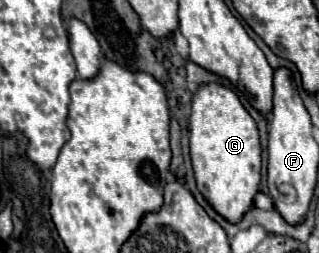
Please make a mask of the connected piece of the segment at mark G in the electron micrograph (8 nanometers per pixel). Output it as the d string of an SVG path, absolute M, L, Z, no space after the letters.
M217 83L199 87L189 117L189 145L197 189L223 219L235 225L259 193L261 145L255 121L231 89Z

